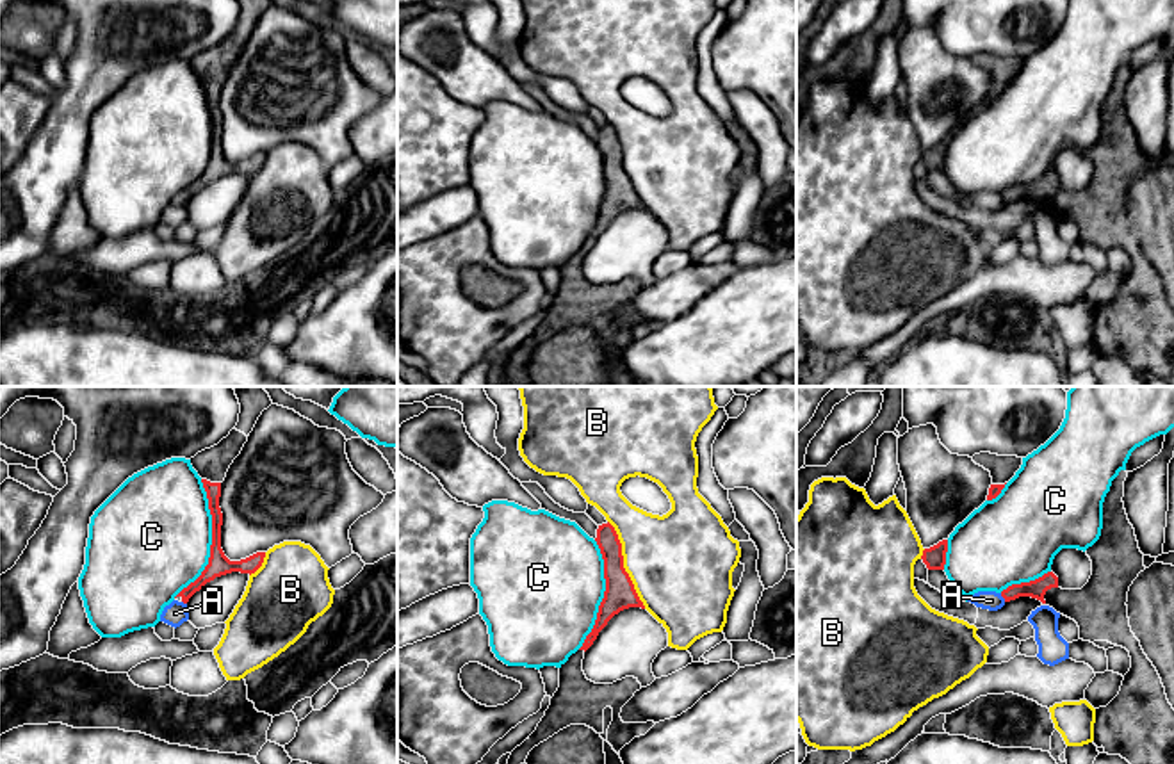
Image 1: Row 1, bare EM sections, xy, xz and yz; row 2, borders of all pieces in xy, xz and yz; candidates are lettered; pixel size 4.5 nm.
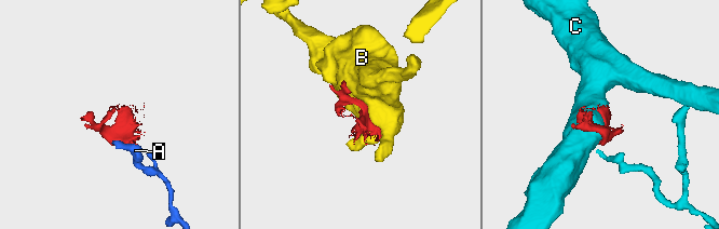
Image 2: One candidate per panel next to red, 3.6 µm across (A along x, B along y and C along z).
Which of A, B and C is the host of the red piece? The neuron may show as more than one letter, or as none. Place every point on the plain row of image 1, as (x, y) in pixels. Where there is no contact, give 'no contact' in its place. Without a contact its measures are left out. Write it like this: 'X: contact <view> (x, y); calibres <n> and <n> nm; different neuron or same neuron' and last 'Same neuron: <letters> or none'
A: contact yz (1002, 196); calibres 90 and 90 nm; different neuron
B: contact xz (622, 166); calibres 140 and 440 nm; different neuron
C: contact xy (212, 141); calibres 100 and 480 nm; different neuron
Same neuron: none

